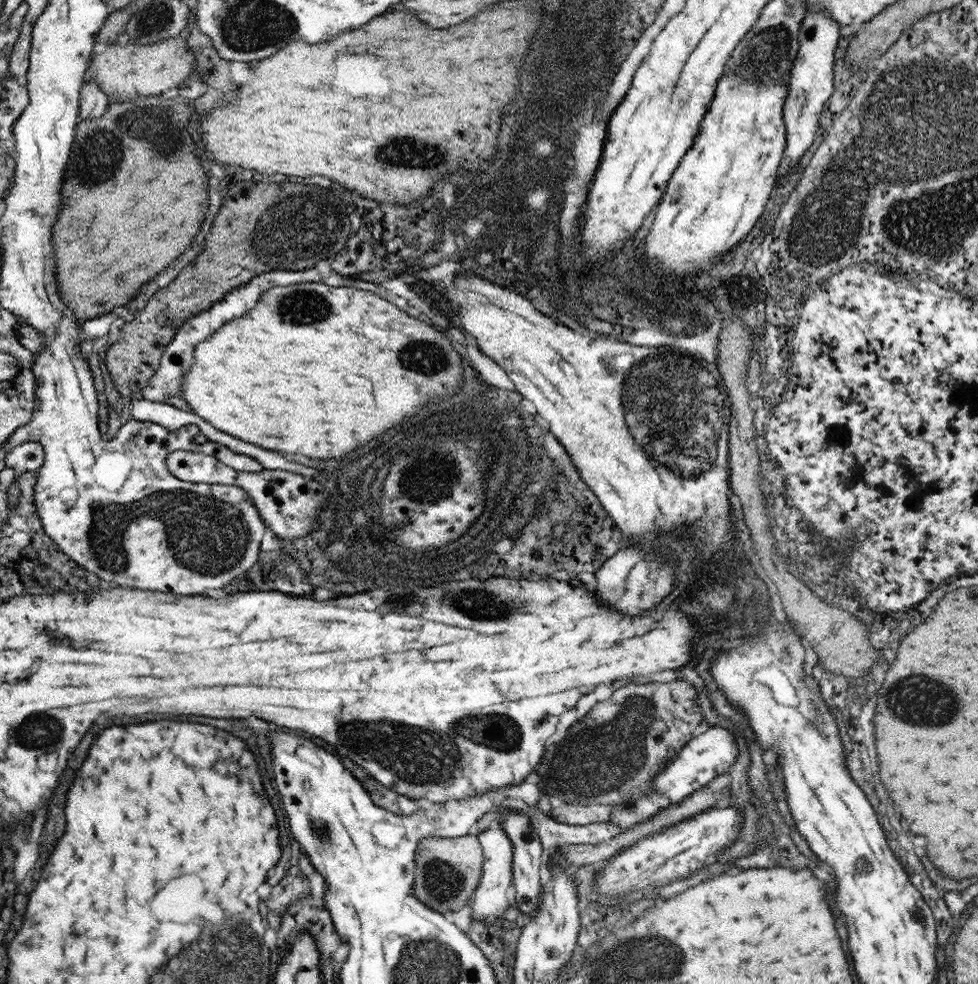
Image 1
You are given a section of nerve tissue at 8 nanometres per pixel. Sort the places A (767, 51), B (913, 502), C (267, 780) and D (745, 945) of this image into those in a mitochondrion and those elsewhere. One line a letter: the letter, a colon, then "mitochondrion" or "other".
A: mitochondrion
B: other
C: other
D: other

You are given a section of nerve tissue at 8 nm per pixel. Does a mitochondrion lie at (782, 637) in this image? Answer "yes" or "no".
yes

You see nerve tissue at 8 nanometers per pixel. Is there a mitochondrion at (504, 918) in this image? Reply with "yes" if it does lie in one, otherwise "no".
no

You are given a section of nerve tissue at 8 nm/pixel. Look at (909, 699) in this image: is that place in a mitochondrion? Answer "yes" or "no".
yes

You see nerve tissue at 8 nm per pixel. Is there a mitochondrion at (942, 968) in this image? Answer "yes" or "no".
no

